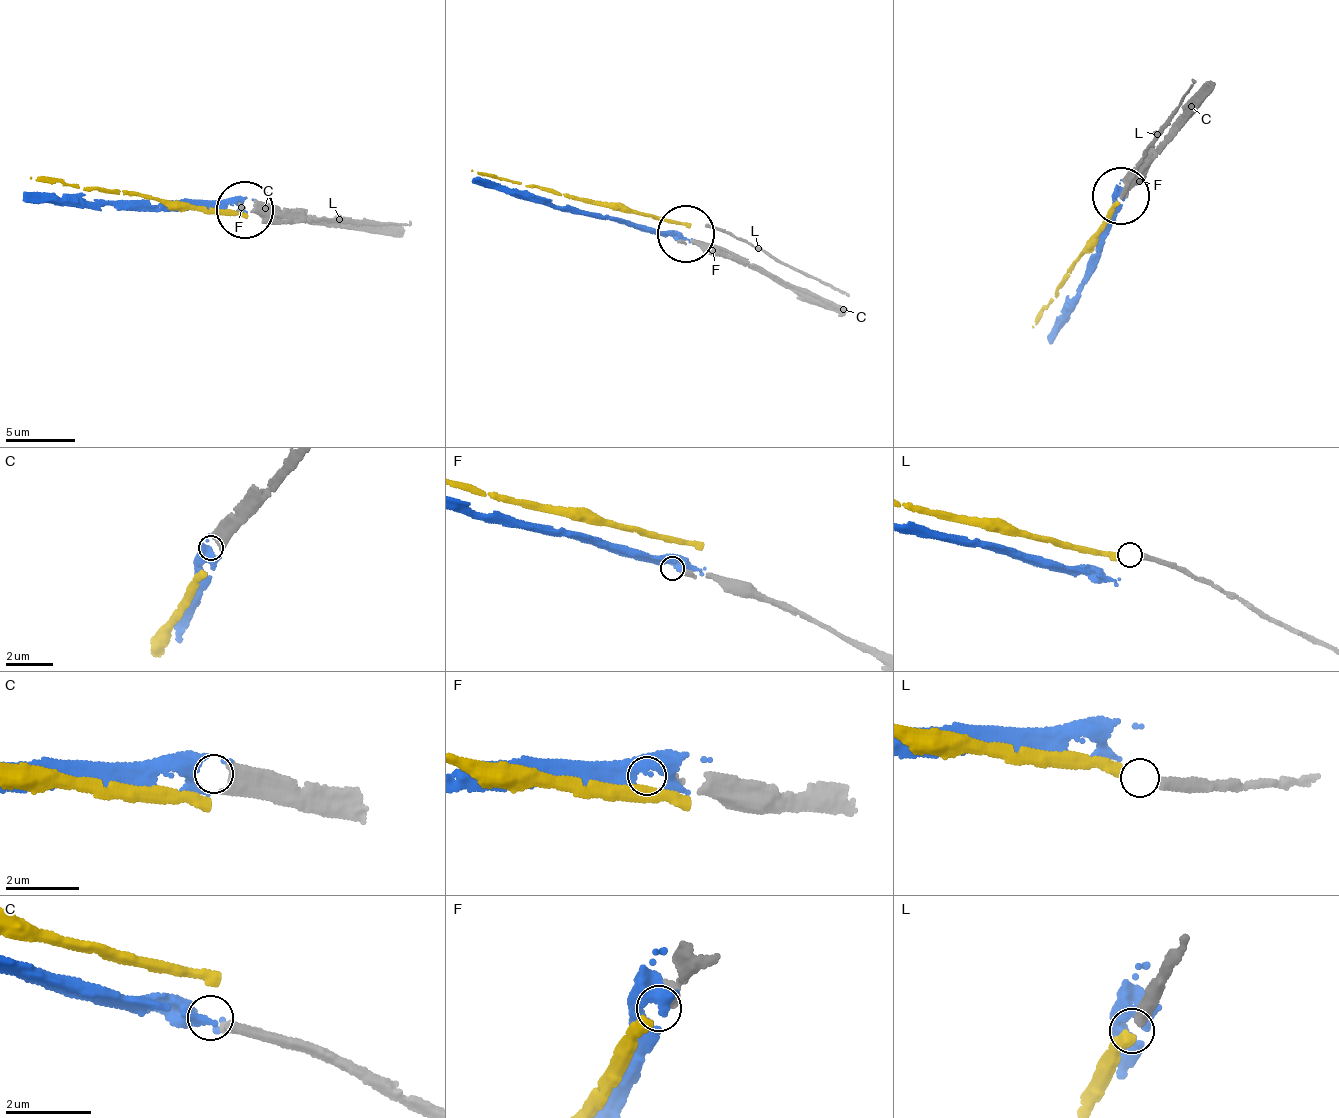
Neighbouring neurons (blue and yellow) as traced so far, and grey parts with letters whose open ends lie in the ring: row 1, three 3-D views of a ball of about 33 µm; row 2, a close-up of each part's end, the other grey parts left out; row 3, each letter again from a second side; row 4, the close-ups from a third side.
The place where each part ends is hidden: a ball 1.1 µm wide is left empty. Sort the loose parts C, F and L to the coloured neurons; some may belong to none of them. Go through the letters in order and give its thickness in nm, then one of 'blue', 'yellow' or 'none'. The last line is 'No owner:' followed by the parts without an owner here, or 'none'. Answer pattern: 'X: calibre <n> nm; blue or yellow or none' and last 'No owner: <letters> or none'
C: calibre 400 nm; blue
F: calibre 240 nm; none
L: calibre 240 nm; none
No owner: F, L

